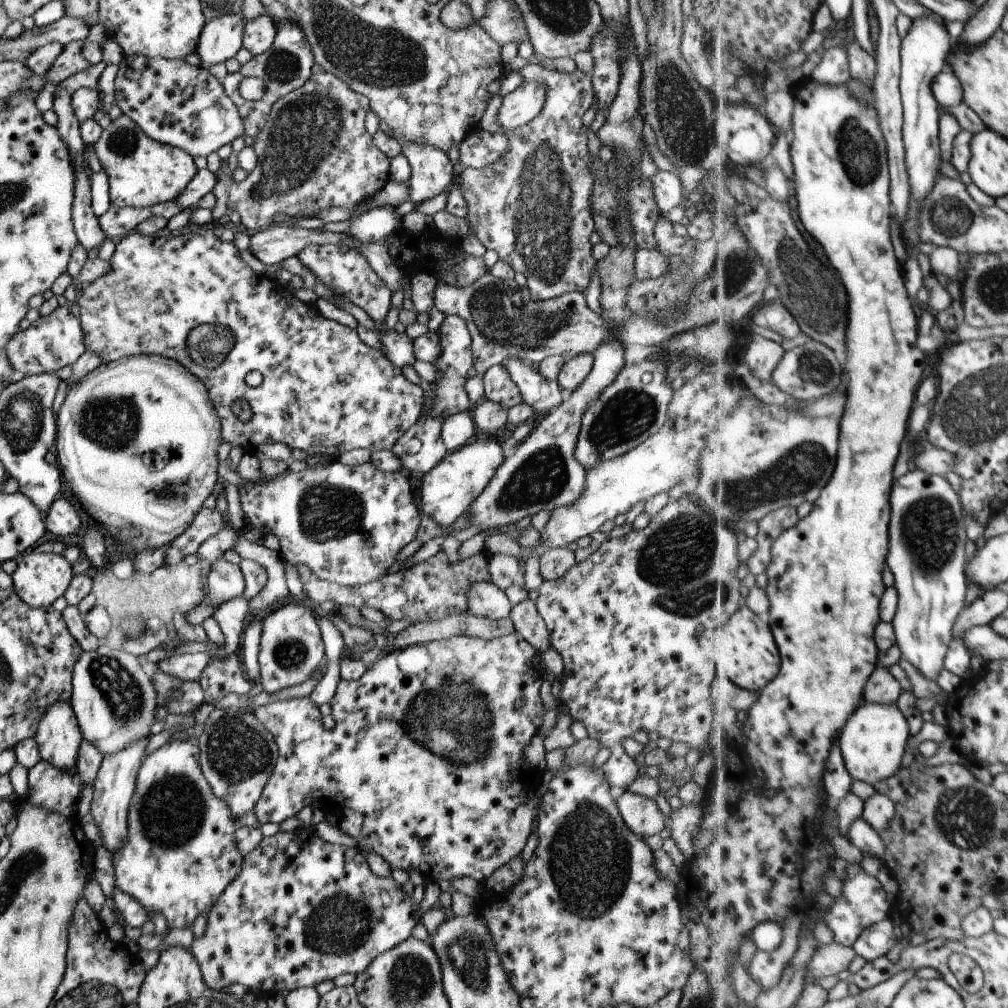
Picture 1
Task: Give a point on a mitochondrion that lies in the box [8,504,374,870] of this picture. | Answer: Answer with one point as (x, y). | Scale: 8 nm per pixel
(168, 810)

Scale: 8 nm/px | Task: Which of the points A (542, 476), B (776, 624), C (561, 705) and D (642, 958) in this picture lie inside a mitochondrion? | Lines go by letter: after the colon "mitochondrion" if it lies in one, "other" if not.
A: mitochondrion
B: other
C: other
D: other

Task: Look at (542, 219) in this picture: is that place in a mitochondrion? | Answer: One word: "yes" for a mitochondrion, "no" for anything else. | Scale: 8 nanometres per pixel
yes

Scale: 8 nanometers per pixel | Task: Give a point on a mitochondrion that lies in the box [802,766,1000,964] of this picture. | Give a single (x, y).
(965, 815)

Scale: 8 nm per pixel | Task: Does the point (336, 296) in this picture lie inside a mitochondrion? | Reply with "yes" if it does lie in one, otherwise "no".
no

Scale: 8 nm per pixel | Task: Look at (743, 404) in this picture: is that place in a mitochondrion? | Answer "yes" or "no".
no

